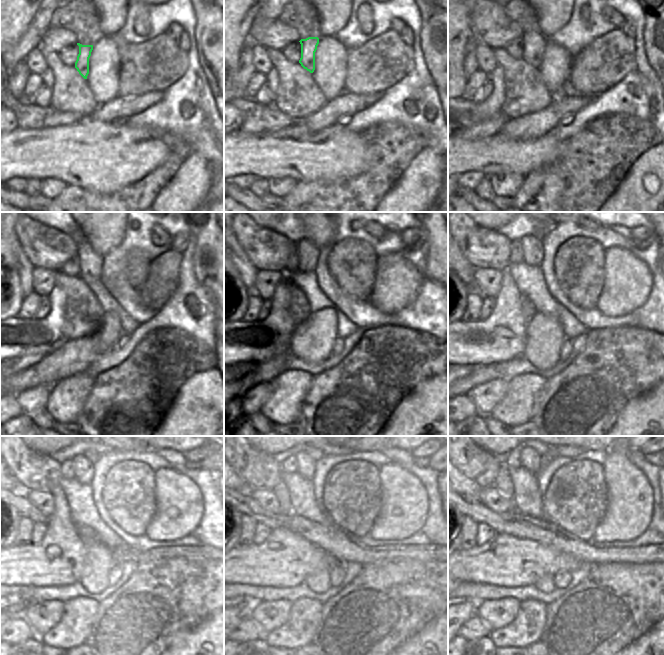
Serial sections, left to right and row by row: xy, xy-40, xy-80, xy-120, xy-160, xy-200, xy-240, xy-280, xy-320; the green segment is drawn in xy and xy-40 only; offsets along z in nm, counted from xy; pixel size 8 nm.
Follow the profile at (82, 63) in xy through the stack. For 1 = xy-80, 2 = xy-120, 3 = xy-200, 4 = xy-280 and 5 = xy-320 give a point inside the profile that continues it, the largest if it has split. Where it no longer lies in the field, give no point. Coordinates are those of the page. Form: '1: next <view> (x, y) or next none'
1: next xy-80 (534, 42)
2: next xy-120 (90, 263)
3: next xy-200 (532, 246)
4: next xy-280 (305, 463)
5: next xy-320 (530, 459)

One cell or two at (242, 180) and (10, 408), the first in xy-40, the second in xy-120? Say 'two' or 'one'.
two

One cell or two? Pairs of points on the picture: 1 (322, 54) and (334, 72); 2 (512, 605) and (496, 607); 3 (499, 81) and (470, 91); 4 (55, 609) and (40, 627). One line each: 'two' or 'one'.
1: one
2: one
3: two
4: one

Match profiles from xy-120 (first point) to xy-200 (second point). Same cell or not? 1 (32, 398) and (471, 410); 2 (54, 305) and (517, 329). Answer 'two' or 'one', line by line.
1: two
2: one

